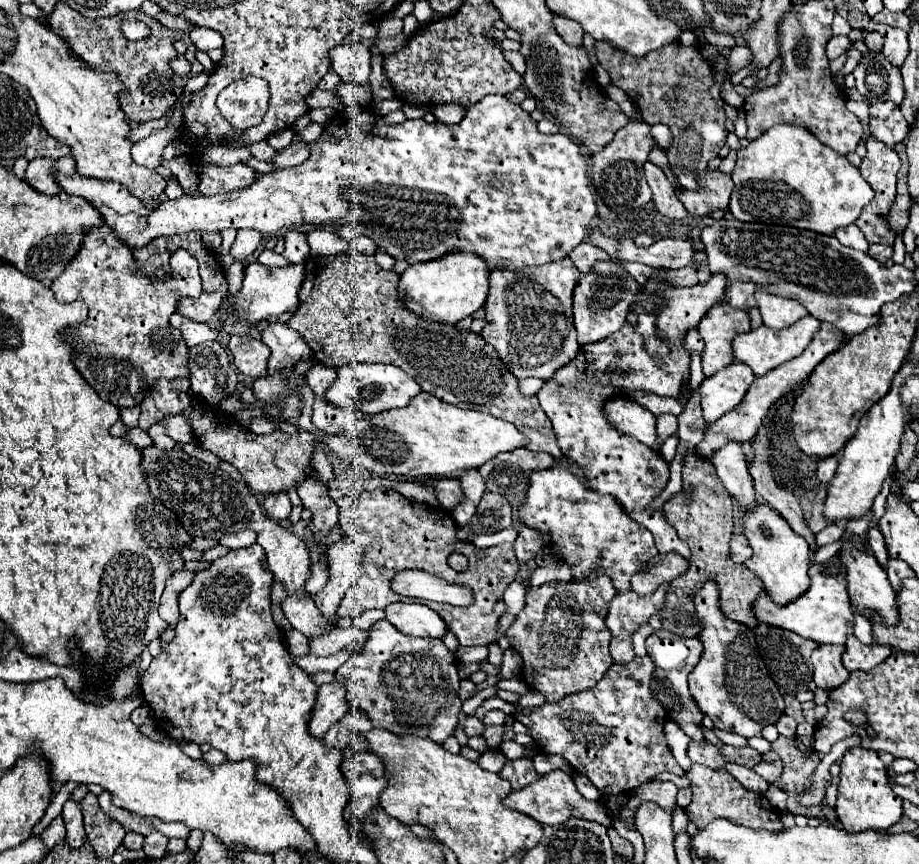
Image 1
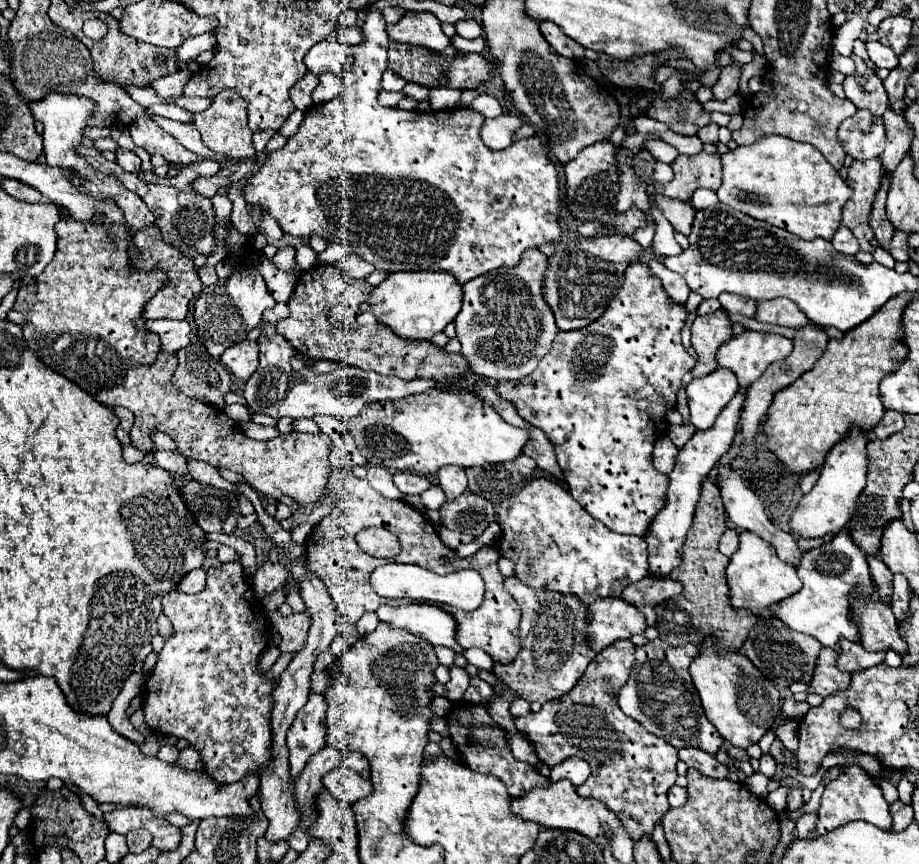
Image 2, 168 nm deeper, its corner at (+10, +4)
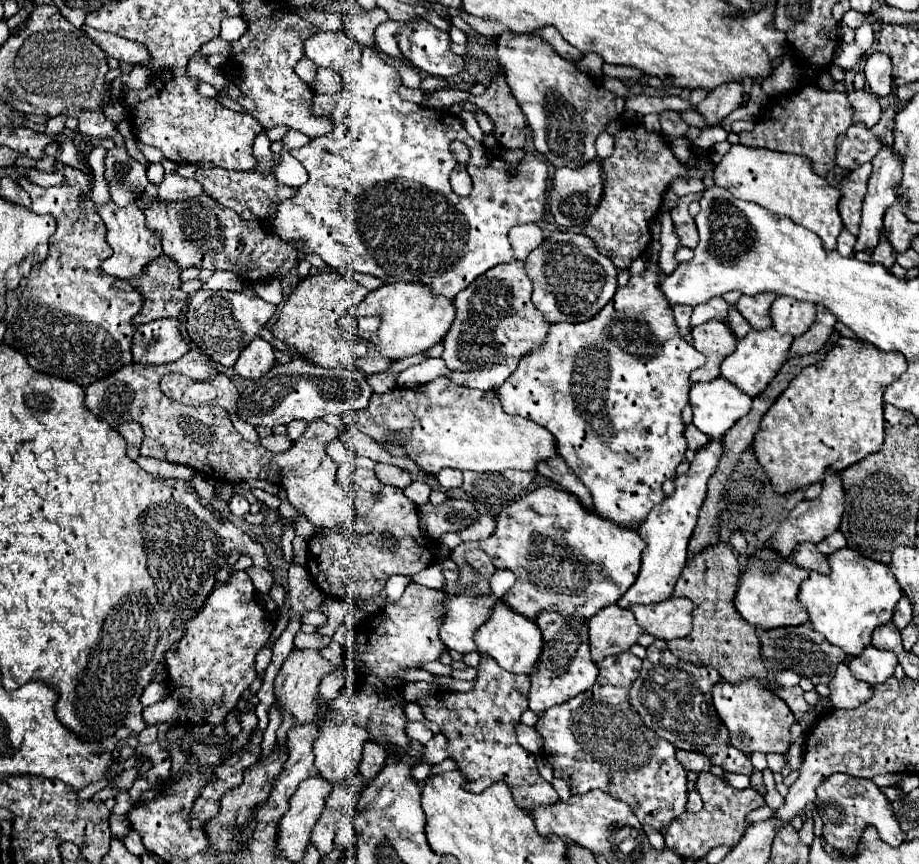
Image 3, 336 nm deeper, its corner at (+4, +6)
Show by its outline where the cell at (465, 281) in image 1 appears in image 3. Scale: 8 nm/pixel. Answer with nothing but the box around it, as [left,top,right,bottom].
[354,283,454,361]

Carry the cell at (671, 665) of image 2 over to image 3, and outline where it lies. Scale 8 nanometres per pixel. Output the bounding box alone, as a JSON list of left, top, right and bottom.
[630,641,754,777]

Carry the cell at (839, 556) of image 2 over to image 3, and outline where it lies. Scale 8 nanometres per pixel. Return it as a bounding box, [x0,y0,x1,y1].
[800,549,902,657]

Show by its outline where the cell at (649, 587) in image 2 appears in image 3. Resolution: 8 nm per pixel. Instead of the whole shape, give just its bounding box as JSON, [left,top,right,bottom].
[630,597,692,641]

